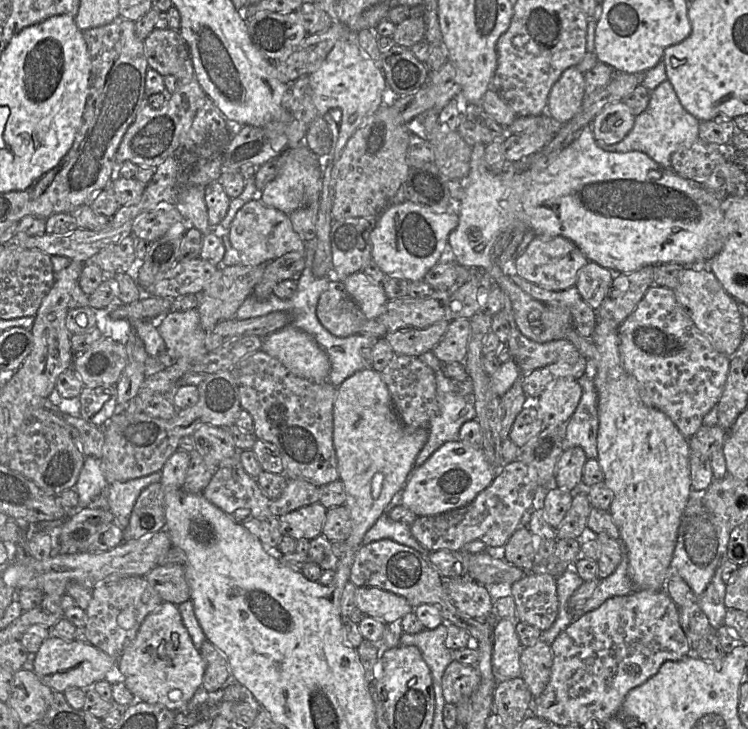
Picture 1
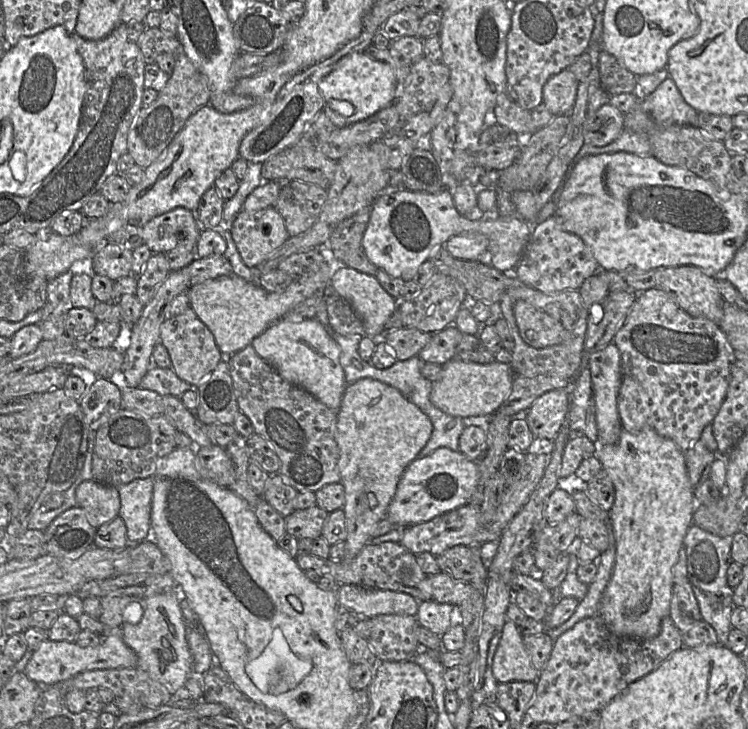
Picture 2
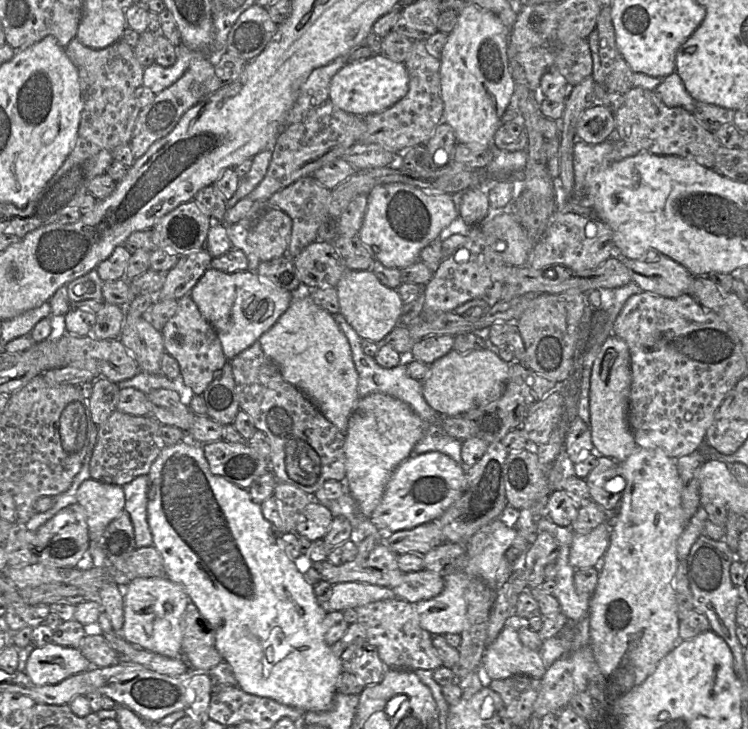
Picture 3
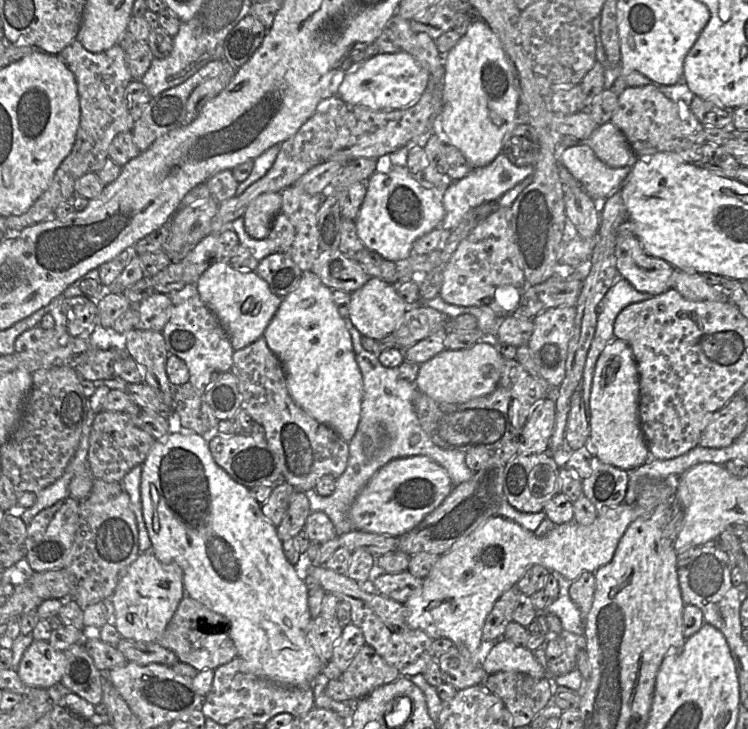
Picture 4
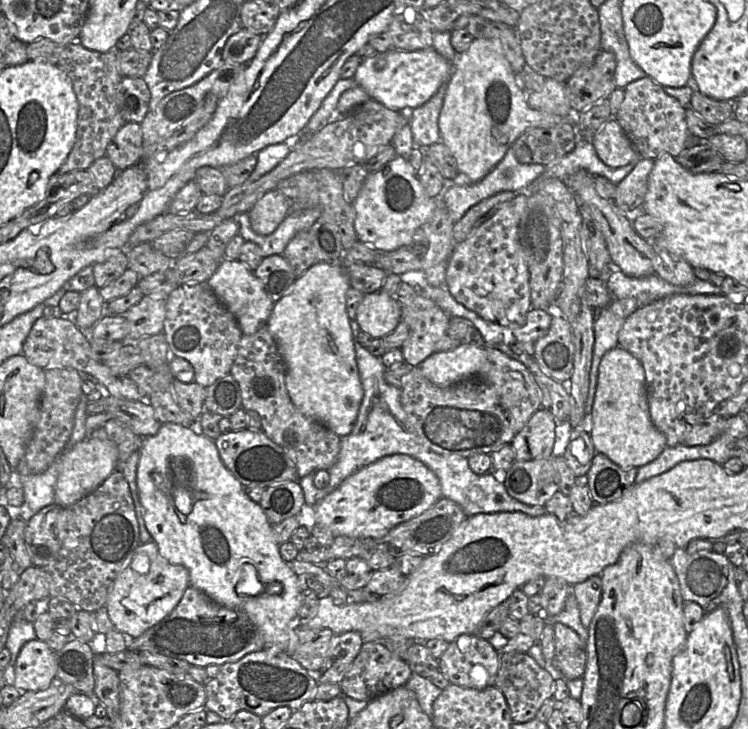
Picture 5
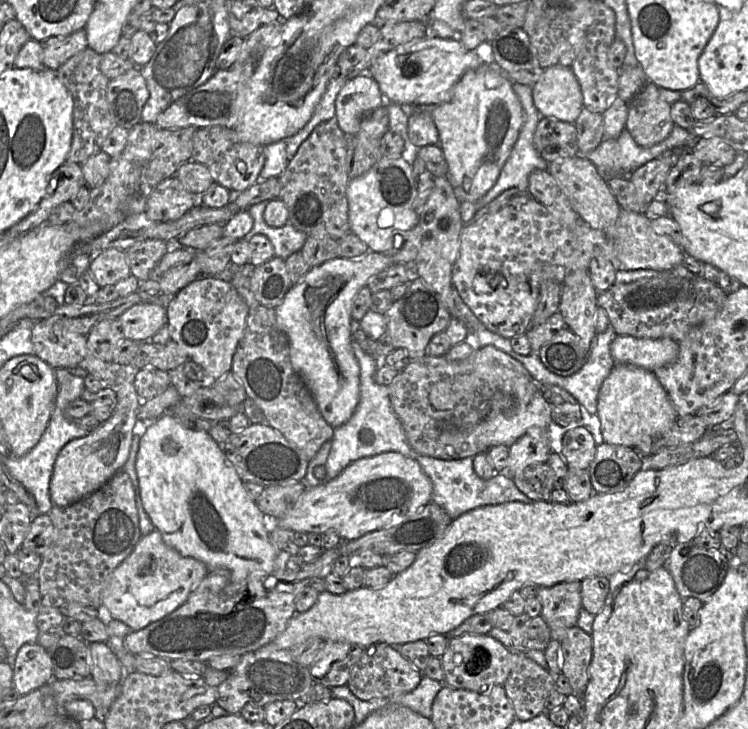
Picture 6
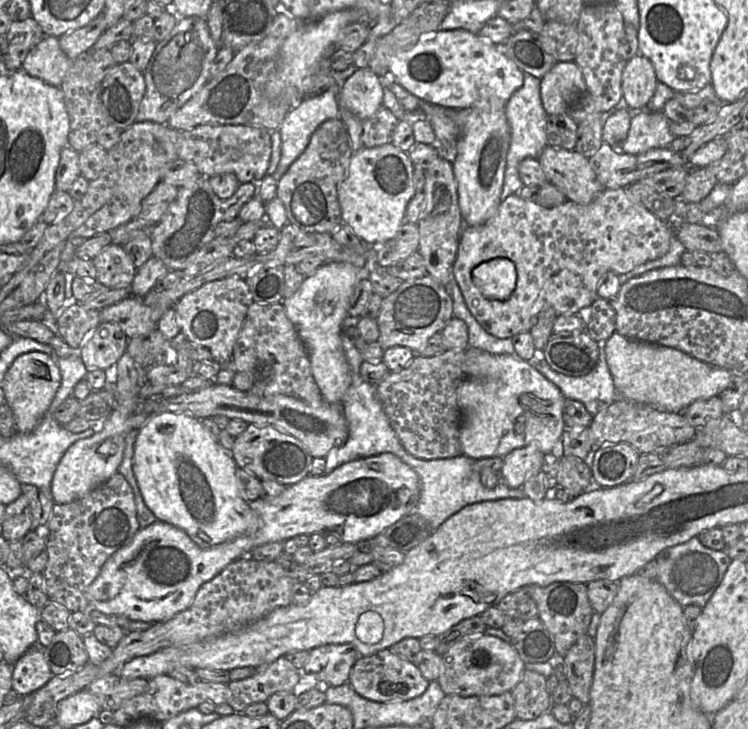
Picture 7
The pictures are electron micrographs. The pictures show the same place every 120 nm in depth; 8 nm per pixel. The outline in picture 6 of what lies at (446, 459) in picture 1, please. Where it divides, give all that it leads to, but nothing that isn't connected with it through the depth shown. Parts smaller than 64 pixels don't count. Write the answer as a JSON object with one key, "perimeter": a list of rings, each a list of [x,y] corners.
{"perimeter":[[[384,452],[353,462],[329,482],[307,487],[291,510],[272,522],[294,533],[334,531],[342,541],[352,541],[406,521],[431,502],[432,492],[433,484],[418,462],[399,452]]]}

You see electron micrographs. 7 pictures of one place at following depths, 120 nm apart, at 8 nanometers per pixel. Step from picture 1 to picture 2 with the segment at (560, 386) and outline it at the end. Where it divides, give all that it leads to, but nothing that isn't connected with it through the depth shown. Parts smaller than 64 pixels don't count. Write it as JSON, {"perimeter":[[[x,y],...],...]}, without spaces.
{"perimeter":[[[569,388],[553,389],[538,397],[525,412],[534,436],[554,440],[566,422],[569,407]]]}

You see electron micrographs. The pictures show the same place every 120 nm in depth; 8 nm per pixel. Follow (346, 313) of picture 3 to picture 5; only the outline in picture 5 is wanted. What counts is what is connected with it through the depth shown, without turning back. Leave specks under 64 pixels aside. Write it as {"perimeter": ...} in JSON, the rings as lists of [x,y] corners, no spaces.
{"perimeter":[[[383,290],[365,294],[355,320],[365,333],[373,338],[383,338],[402,320],[402,305]]]}

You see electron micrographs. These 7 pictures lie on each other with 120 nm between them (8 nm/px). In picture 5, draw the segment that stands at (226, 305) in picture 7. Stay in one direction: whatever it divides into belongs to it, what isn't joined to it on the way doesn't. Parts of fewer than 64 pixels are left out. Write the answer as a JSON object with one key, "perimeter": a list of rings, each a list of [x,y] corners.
{"perimeter":[[[207,282],[182,284],[167,295],[163,333],[171,356],[189,361],[195,372],[194,382],[204,388],[230,373],[243,335],[234,315],[219,301]]]}

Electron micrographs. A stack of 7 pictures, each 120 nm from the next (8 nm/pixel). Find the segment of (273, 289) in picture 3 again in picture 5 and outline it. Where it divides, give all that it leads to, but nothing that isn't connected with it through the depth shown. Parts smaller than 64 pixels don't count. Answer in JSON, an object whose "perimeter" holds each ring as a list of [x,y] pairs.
{"perimeter":[[[223,258],[207,284],[219,301],[234,315],[243,335],[253,334],[267,324],[275,302],[267,295],[262,282],[253,271],[240,260]]]}

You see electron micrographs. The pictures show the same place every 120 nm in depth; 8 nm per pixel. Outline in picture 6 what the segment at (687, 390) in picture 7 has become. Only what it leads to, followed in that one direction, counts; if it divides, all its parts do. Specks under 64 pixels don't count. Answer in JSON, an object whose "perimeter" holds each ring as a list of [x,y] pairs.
{"perimeter":[[[617,335],[610,344],[615,365],[631,364],[651,372],[673,363],[679,353],[679,343],[670,338],[637,338]]]}

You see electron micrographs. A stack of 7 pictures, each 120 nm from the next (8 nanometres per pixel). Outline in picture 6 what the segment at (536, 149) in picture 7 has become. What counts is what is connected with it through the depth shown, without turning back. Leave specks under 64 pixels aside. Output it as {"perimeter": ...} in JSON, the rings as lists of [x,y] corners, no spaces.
{"perimeter":[[[513,83],[513,90],[517,95],[520,104],[523,109],[524,121],[521,127],[517,141],[515,142],[513,149],[506,160],[499,177],[494,184],[494,186],[480,199],[475,202],[460,202],[459,210],[460,216],[464,224],[469,223],[474,220],[476,212],[481,209],[483,206],[491,202],[497,196],[499,196],[503,191],[509,188],[517,188],[522,191],[528,190],[528,179],[530,173],[535,169],[547,170],[548,162],[541,158],[533,145],[533,135],[536,130],[536,127],[543,117],[535,107],[532,97],[532,86],[531,85],[522,85],[519,83]]]}

